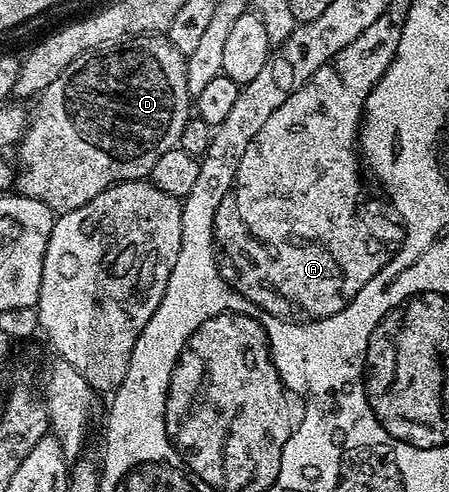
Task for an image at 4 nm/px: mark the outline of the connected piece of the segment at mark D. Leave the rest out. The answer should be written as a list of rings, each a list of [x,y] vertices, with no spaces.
[[[147,34],[127,36],[126,39],[119,40],[117,44],[94,48],[90,52],[80,54],[80,58],[68,62],[68,66],[64,66],[60,78],[56,78],[56,82],[52,82],[52,86],[45,88],[37,97],[38,109],[32,112],[26,126],[26,133],[16,145],[16,153],[18,152],[18,160],[16,159],[17,191],[23,196],[44,202],[50,207],[51,212],[61,214],[71,212],[92,202],[92,198],[96,198],[96,194],[100,194],[105,188],[111,188],[113,184],[123,184],[126,180],[140,180],[149,177],[152,166],[156,166],[156,158],[160,158],[160,154],[178,147],[180,134],[192,118],[192,95],[186,81],[186,61],[187,57],[183,56],[180,50],[176,50],[176,46],[172,46],[172,42],[167,40],[165,35]]]

